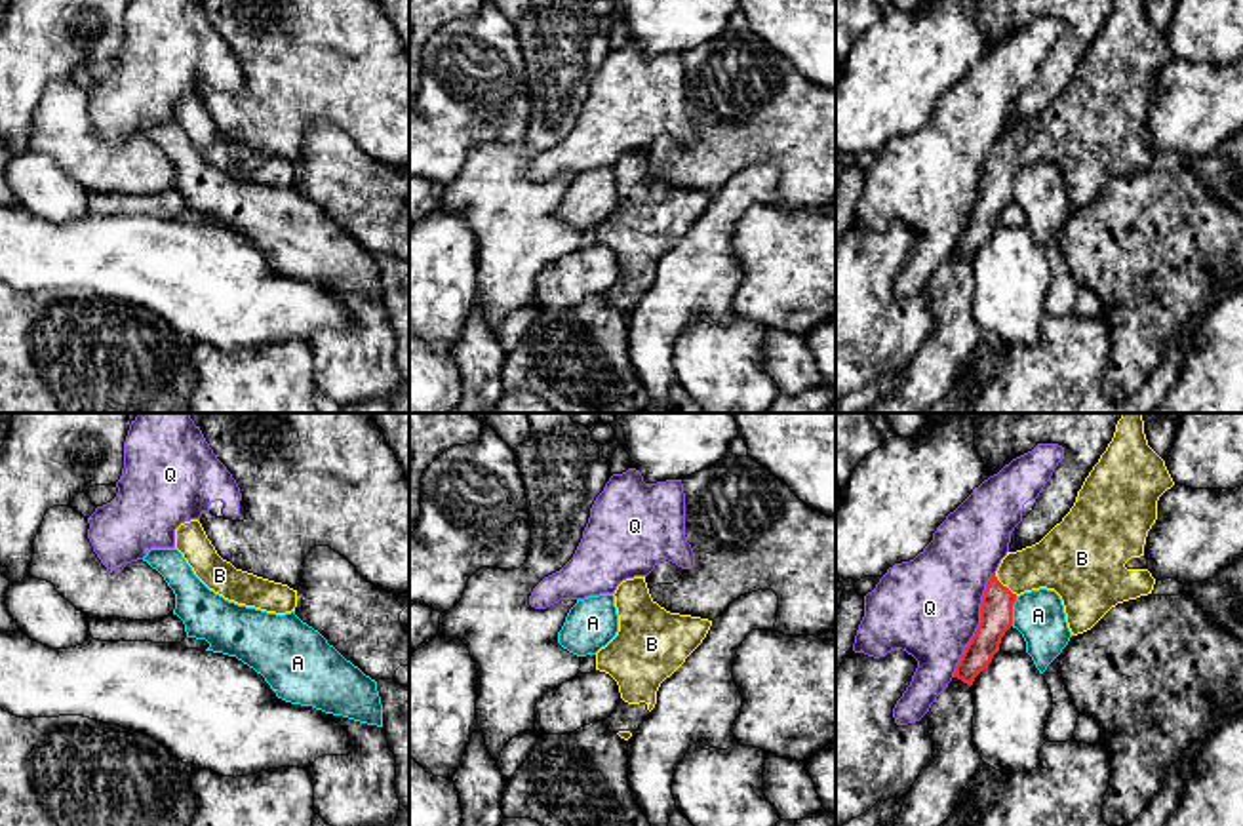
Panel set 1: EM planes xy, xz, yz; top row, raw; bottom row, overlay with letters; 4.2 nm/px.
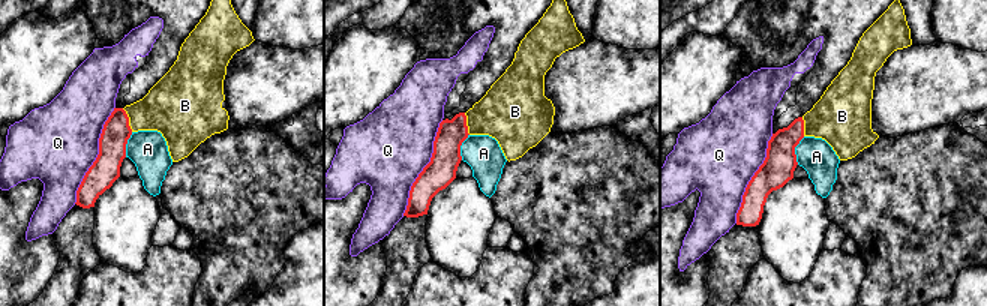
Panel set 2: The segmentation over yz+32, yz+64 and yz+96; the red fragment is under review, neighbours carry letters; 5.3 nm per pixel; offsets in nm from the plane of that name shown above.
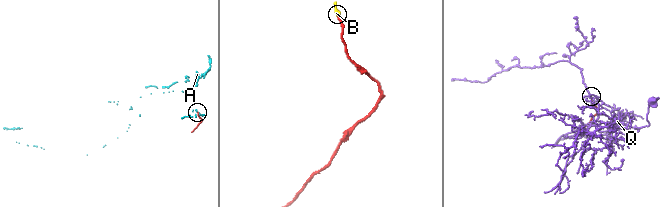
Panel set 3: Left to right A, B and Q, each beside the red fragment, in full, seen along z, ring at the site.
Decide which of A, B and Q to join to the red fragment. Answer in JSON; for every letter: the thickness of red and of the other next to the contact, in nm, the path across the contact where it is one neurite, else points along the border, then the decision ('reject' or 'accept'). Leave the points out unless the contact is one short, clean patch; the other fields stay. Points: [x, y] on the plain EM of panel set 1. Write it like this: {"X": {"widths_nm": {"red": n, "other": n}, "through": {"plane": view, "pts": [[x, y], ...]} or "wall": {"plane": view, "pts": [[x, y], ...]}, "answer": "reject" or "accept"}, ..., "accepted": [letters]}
{"A": {"widths_nm": {"red": 140, "other": 220}, "wall": {"plane": "yz", "pts": [[1017, 170], [1011, 198]]}, "answer": "reject"}, "B": {"widths_nm": {"red": 140, "other": 240}, "through": {"plane": "yz", "pts": [[996, 185], [1006, 160], [1025, 143], [1059, 136]]}, "answer": "accept"}, "Q": {"widths_nm": {"red": 140, "other": 420}, "answer": "reject"}, "accepted": ["B"]}

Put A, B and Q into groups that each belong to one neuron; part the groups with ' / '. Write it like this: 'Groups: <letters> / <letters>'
Groups: A / B / Q

